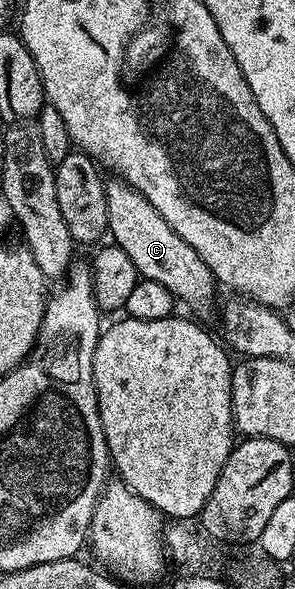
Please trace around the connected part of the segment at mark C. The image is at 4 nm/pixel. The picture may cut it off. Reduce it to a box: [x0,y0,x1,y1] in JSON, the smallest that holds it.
[105,179,217,319]

